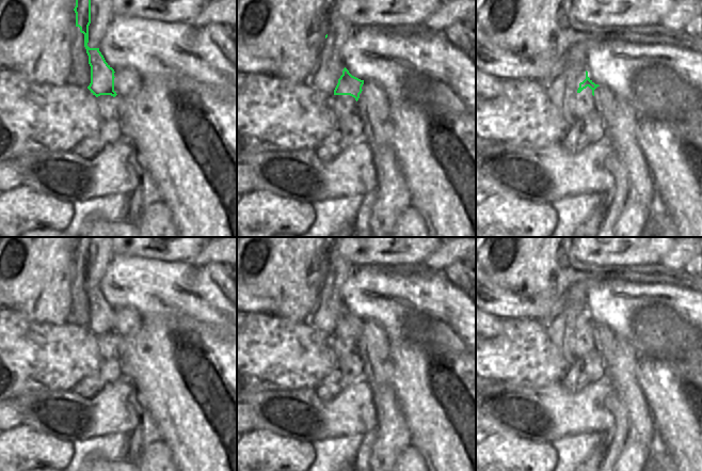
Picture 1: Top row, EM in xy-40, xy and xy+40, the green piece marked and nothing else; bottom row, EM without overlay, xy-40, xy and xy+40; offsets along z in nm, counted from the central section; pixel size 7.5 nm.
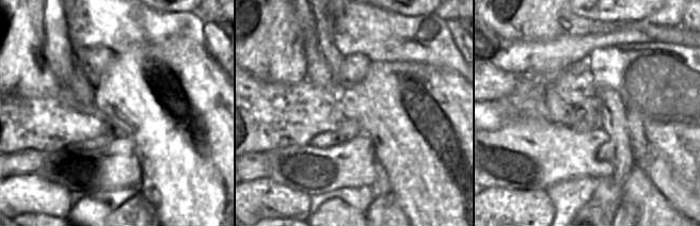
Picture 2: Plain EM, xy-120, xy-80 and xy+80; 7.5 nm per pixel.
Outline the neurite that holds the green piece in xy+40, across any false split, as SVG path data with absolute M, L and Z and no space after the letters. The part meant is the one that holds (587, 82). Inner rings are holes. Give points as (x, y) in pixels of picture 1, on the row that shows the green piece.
M586 70L586 79L579 83L577 93L580 93L587 87L592 90L595 110L607 117L612 116L616 113L616 105L619 103L616 95L608 88L595 84L588 77L588 72Z

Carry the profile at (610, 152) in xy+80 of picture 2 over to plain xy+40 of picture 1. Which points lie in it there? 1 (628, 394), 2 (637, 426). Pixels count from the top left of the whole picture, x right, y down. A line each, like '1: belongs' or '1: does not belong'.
1: does not belong
2: does not belong

